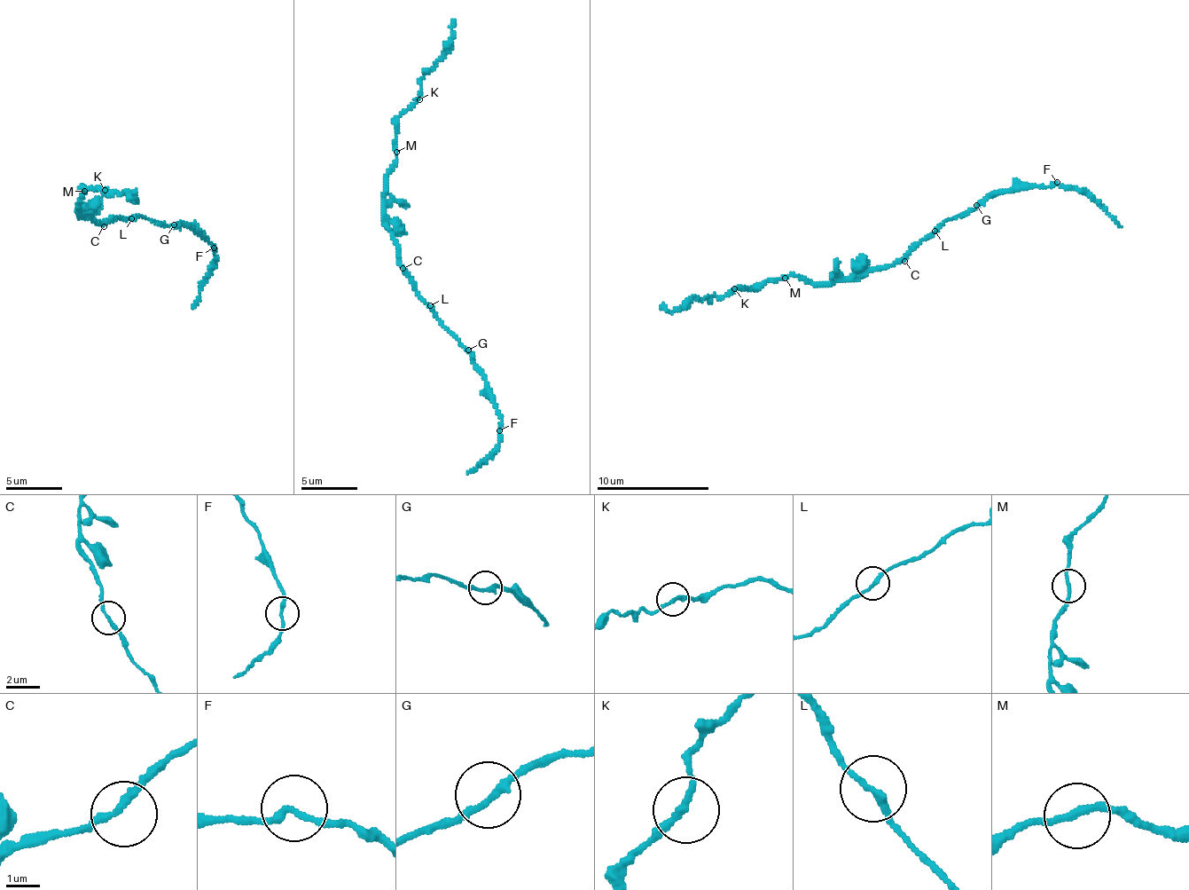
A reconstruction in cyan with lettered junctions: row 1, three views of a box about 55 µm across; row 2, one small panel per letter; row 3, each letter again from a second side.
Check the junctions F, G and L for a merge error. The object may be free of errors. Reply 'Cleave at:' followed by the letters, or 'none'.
Cleave at: none

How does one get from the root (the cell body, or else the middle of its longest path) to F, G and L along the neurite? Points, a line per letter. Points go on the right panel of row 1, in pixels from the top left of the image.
F: (902, 258), (907, 257), (923, 239), (934, 236), (946, 221), (976, 208), (987, 197), (1045, 187), (1057, 182)
G: (902, 258), (907, 257), (923, 239), (934, 236), (946, 221), (976, 205)
L: (902, 258), (907, 257), (923, 239), (935, 232)

